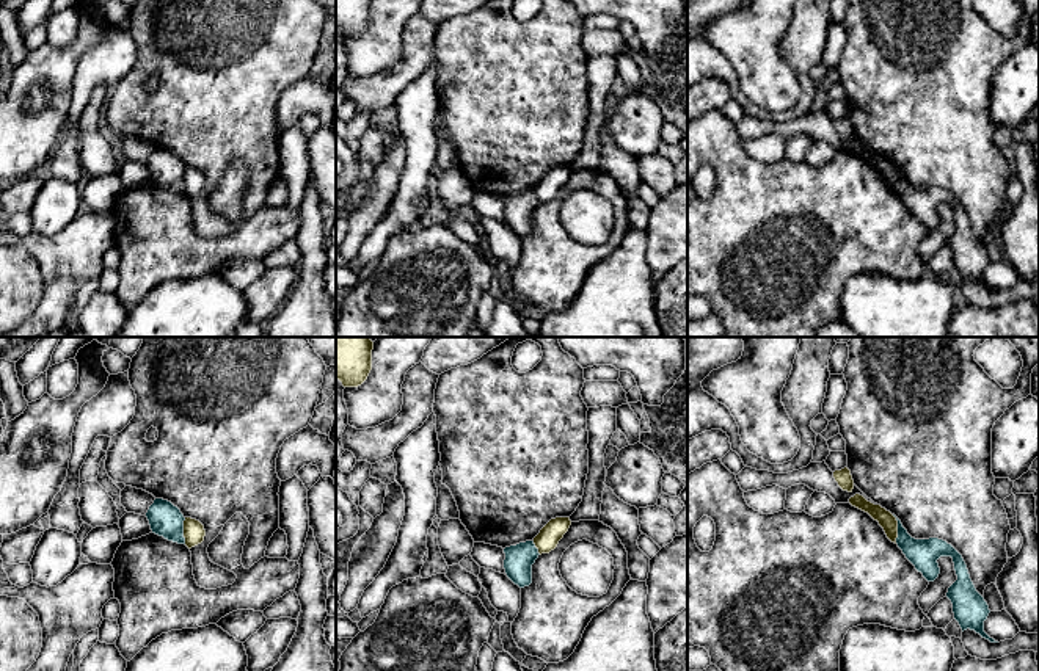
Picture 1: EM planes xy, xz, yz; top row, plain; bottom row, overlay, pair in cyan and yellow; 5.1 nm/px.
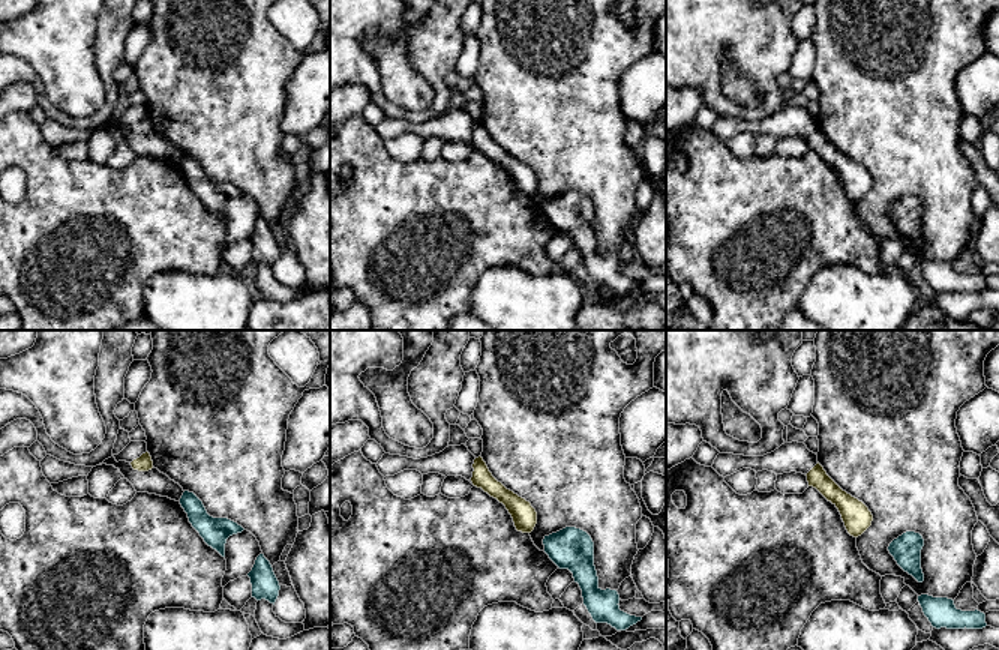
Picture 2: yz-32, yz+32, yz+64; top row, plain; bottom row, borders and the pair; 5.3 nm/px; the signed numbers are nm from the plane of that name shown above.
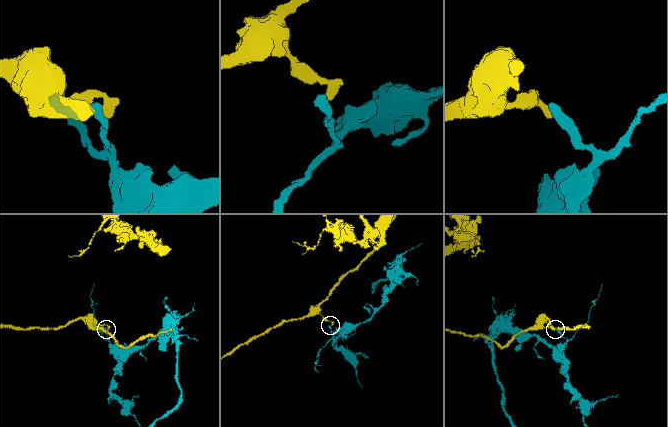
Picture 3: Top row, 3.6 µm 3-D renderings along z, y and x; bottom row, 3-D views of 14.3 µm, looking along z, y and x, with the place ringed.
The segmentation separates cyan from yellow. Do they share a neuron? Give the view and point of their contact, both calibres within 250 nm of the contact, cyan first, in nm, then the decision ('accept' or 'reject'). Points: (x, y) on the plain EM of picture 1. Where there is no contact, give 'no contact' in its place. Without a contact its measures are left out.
yz (898, 177) | 160/90 nm | reject

